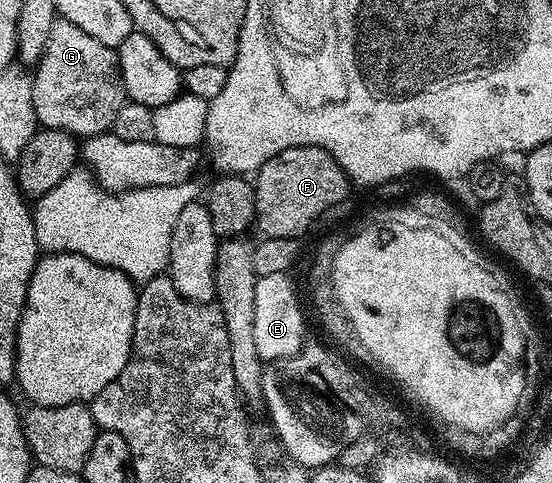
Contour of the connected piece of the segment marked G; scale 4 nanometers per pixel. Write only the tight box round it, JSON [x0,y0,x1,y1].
[31,19,127,139]

